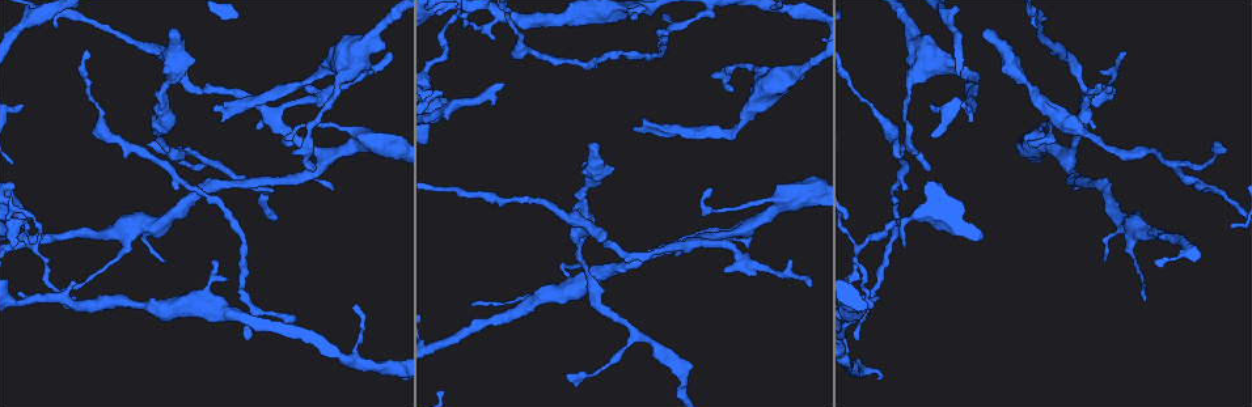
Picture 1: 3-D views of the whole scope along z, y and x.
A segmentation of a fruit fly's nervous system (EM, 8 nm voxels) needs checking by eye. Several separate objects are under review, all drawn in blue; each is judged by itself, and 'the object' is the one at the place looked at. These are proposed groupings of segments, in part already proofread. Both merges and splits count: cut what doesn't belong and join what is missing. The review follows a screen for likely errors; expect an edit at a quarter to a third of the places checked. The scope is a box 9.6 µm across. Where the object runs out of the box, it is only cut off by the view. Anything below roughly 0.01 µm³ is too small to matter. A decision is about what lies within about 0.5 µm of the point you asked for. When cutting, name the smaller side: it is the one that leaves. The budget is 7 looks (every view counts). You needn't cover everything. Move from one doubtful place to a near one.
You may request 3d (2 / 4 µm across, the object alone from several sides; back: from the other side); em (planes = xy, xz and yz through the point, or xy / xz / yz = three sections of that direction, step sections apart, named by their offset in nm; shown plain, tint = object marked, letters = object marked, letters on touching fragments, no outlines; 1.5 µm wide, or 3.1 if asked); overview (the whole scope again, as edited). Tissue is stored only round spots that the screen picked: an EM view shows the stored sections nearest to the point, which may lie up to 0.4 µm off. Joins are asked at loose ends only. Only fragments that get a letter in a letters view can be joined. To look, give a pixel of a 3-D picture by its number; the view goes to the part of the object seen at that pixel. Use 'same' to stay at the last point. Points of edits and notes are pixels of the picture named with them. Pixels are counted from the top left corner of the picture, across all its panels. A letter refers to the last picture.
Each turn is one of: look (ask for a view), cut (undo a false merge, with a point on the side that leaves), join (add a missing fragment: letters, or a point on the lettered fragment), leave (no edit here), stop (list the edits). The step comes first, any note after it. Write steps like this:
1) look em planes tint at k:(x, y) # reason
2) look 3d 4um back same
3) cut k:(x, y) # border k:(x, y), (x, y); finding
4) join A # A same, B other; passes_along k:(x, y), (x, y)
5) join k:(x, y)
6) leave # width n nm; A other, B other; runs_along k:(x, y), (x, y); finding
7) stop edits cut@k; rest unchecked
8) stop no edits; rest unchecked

look 3d 2um at 1:(967, 109) # free end

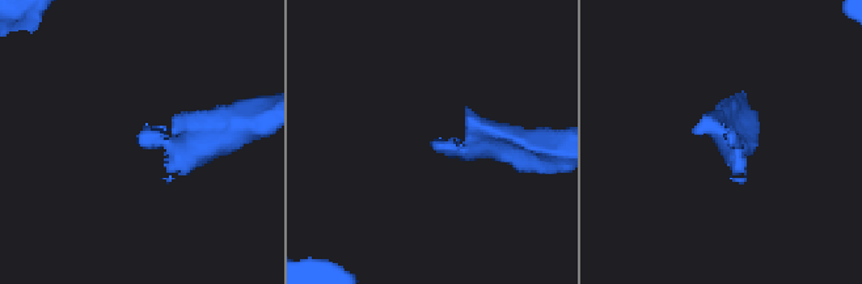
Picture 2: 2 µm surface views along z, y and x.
look em yz step 8 letters at 2:(143, 128)

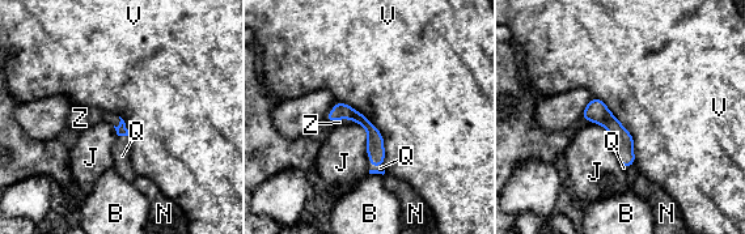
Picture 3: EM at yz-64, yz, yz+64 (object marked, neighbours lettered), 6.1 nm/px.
join Q, Z # B other, J other, N other, Q same, V other, Z same; the neuron continues

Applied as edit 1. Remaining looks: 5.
look overview # see it whole again

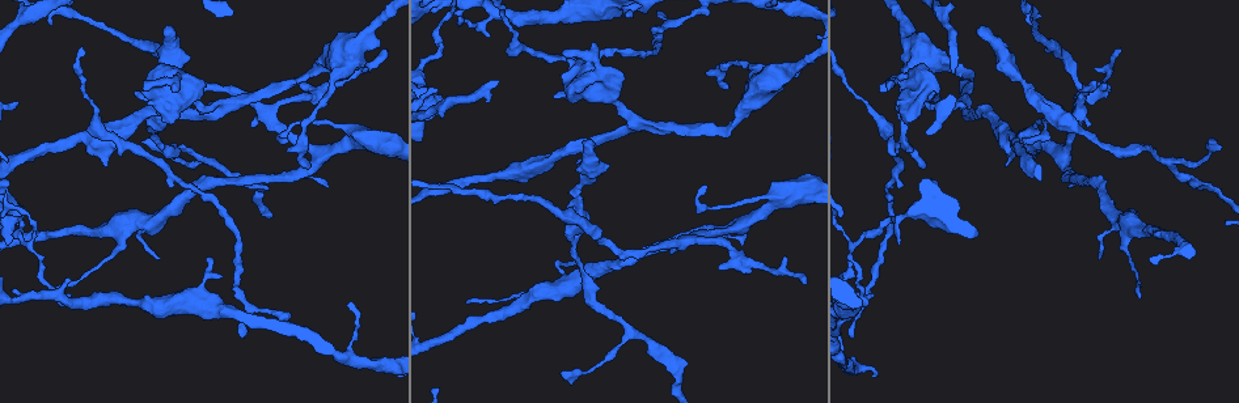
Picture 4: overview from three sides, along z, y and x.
look 3d 4um at 4:(348, 79) # a narrow waist

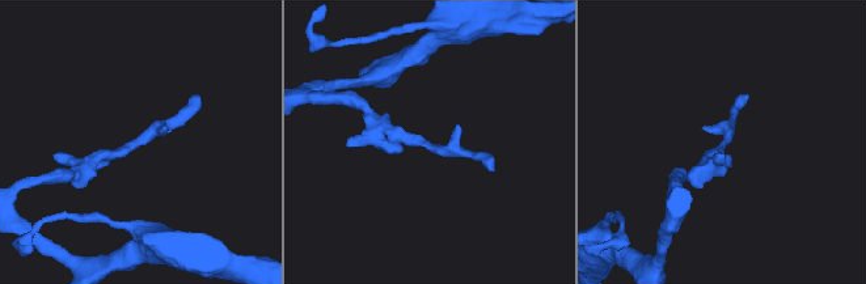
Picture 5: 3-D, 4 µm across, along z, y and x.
look em yz step 4 letters at 5:(428, 145) # need the tissue

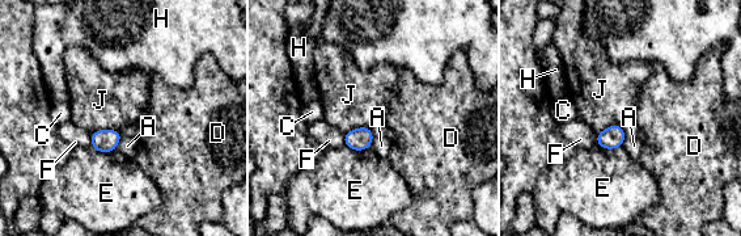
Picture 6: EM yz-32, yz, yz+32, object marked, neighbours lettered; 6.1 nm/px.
leave # A other, C other, D other, E other, F other, H other, J other; border 6:(121, 131), (96, 130), (90, 134); continuous, no second neuron

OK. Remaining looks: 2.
look em planes letters at 4:(725, 87) # thin end

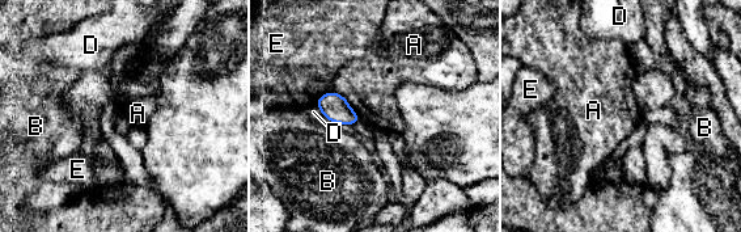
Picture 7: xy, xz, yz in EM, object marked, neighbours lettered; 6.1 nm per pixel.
leave # A other, B other, D other, E other; border 7:(333, 91), (346, 100), (360, 119); no lettered fragment goes on from it

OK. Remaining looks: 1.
stop edits join@3; rest unchecked

